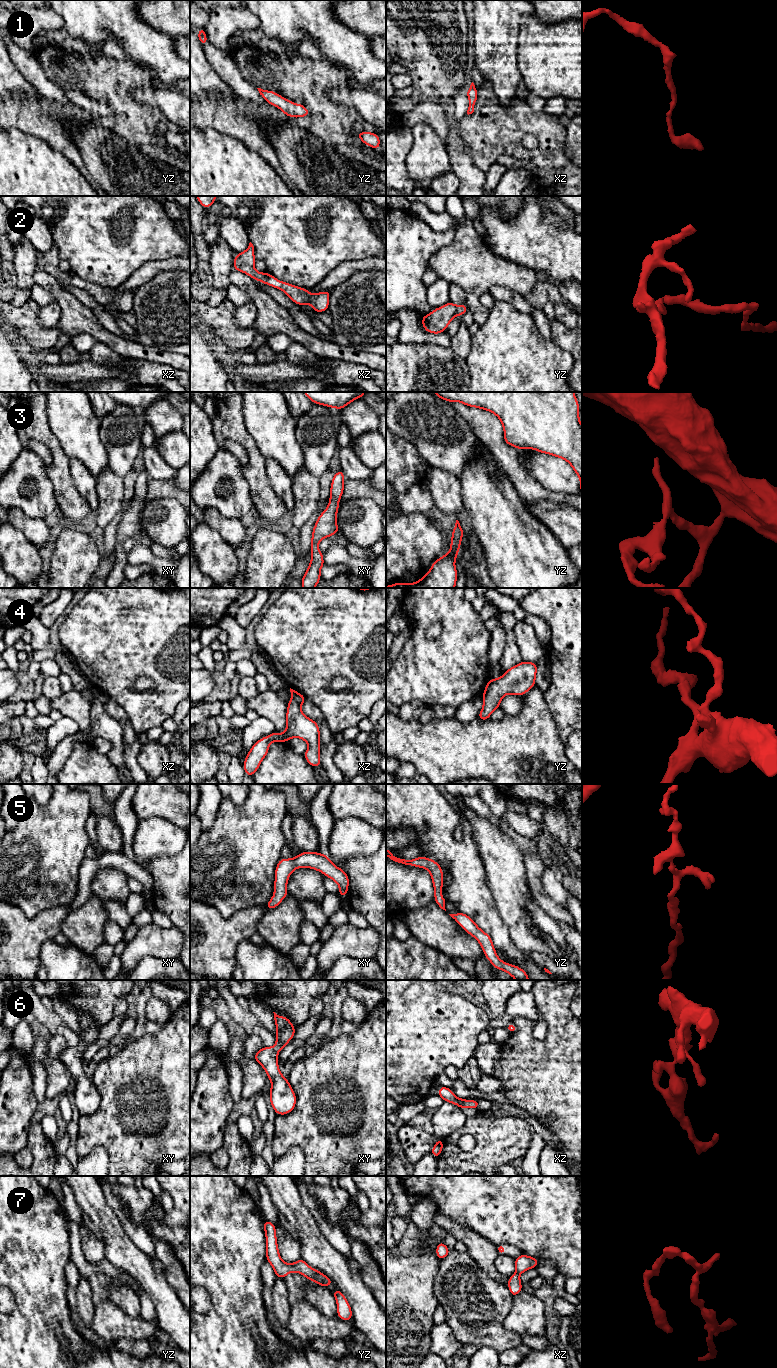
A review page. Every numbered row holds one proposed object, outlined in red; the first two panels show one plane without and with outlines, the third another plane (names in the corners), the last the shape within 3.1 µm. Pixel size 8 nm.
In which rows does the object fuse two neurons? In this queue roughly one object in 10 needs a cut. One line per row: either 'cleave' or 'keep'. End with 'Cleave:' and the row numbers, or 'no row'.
1: keep
2: keep
3: keep
4: keep
5: keep
6: keep
7: keep
Cleave: no row

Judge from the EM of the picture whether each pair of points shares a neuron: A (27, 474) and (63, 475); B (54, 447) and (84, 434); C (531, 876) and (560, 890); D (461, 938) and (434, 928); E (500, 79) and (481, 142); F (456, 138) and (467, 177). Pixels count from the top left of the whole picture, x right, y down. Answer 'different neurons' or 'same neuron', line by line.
A: different neurons
B: different neurons
C: different neurons
D: same neuron
E: different neurons
F: same neuron

